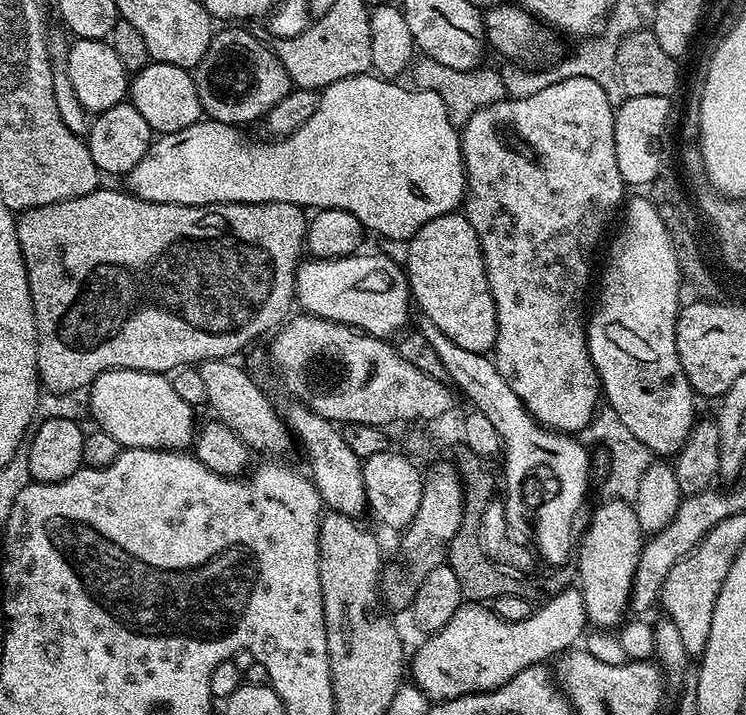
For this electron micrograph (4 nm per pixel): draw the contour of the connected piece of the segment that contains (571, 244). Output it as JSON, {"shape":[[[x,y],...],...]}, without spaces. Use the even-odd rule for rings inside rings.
{"shape":[[[570,77],[564,81],[564,92],[572,104],[574,126],[574,130],[564,130],[564,146],[550,148],[548,162],[530,166],[530,176],[467,176],[462,212],[470,226],[474,226],[474,234],[478,234],[488,285],[496,303],[496,368],[543,427],[561,434],[580,434],[596,415],[602,400],[600,378],[588,352],[584,312],[588,263],[592,260],[592,247],[603,238],[608,223],[617,219],[625,203],[626,185],[622,170],[618,170],[618,154],[614,154],[616,114],[606,90],[590,78]]]}

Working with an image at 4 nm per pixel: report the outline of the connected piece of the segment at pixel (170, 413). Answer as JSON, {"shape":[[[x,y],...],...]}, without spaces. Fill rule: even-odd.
{"shape":[[[110,370],[104,372],[90,386],[92,392],[92,416],[97,420],[99,431],[110,434],[126,448],[159,448],[161,450],[184,450],[193,443],[198,431],[198,420],[192,417],[193,405],[182,402],[174,394],[174,386],[167,375],[159,372],[139,372],[138,370]]]}

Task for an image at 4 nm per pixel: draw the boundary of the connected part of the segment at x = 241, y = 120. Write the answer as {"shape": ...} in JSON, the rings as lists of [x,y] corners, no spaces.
{"shape":[[[228,26],[225,32],[217,31],[212,37],[210,46],[202,58],[202,62],[196,65],[194,75],[196,77],[196,89],[200,99],[200,107],[203,115],[210,120],[216,120],[219,124],[233,126],[245,126],[251,120],[258,121],[264,118],[272,107],[285,98],[288,92],[294,88],[292,79],[288,77],[286,66],[277,58],[275,51],[268,48],[256,36],[251,36],[244,26]]]}

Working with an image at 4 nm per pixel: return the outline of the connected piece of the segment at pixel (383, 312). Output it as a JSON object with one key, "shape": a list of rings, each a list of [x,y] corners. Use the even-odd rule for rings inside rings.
{"shape":[[[360,255],[337,256],[335,260],[308,258],[297,264],[295,303],[309,316],[348,324],[370,336],[395,337],[404,330],[399,328],[408,324],[410,293],[405,269],[388,256]]]}

